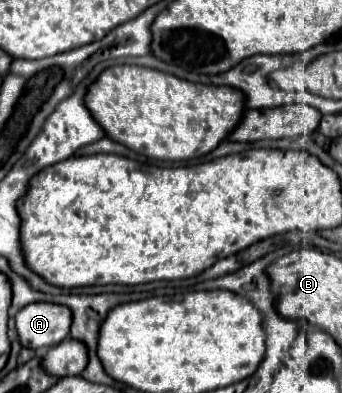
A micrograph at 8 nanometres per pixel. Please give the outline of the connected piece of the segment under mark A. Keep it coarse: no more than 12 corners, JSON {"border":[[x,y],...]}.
{"border":[[34,302],[16,314],[22,346],[70,336],[72,310]]}

